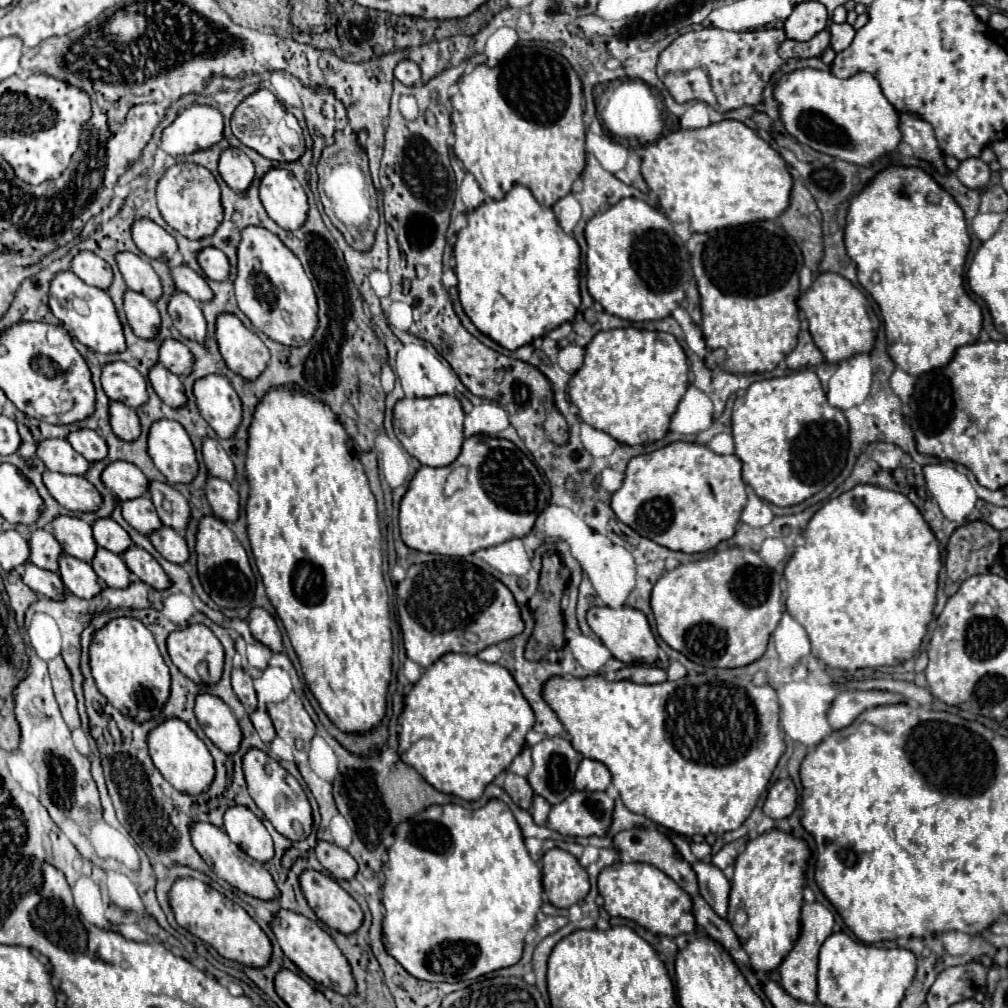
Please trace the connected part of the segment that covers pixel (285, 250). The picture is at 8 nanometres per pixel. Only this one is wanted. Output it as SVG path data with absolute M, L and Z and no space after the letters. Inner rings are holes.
M246 226L238 242L238 276L234 280L236 300L250 322L274 342L286 346L306 344L318 326L318 304L312 282L300 260L284 242L262 226Z

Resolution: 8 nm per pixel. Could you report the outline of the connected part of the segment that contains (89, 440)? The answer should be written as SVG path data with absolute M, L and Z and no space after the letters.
M82 428L82 430L76 430L76 432L70 432L66 436L66 440L72 444L72 448L82 454L88 462L96 462L96 460L102 460L106 454L108 454L108 448L106 448L106 442L104 438L100 438L94 430L88 430L88 428Z

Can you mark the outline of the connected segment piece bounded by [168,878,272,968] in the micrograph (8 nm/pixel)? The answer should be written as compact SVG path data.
M176 878L168 892L170 908L174 912L176 922L186 928L196 938L208 942L218 950L220 956L228 960L236 960L246 966L266 966L272 954L272 946L262 928L248 916L244 908L228 900L224 894L214 890L210 884L200 882L196 878Z

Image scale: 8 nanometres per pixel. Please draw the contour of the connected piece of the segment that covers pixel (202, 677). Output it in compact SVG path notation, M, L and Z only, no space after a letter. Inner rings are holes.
M190 624L168 636L172 664L196 684L216 684L224 668L224 648L204 624Z

